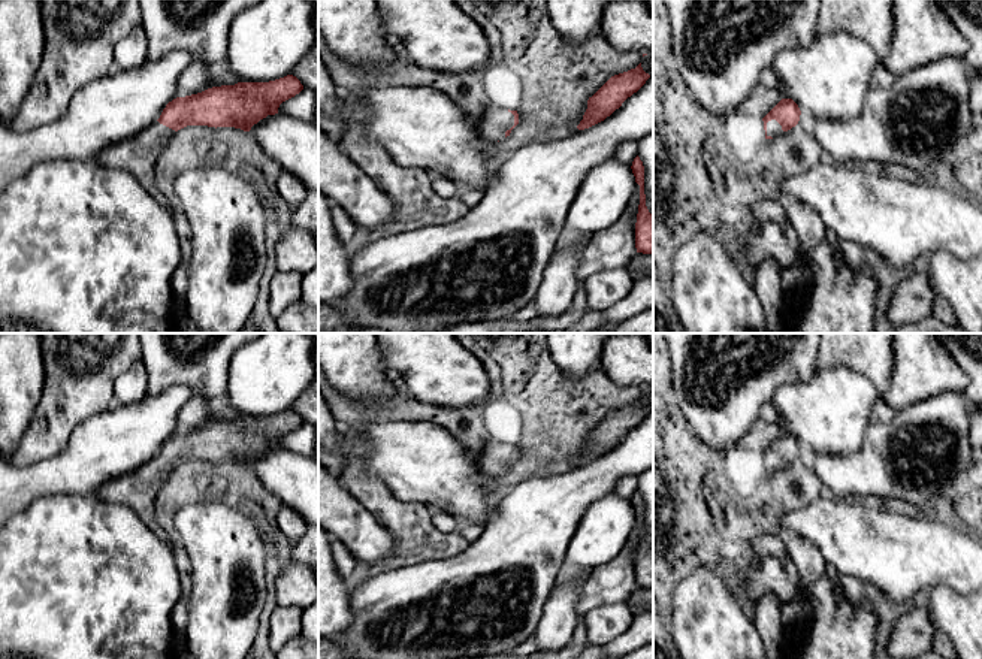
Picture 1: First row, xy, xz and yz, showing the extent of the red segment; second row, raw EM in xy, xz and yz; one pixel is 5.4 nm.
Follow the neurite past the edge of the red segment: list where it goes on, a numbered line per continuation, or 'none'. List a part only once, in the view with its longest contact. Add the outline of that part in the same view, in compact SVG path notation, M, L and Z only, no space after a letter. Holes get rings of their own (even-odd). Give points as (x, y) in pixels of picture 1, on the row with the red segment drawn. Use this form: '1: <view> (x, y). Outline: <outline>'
1: yz (773, 127). Outline: M776 120L767 123L767 136L776 137L780 136L782 133L785 132L782 130L782 126Z

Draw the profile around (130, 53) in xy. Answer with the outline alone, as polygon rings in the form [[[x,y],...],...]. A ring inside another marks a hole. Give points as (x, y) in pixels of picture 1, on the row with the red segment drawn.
[[[142,25],[114,46],[114,70],[124,72],[140,67],[148,58],[148,39]]]

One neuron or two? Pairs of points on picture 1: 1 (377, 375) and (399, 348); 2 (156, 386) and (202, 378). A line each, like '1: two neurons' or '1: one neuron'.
1: two neurons
2: one neuron

